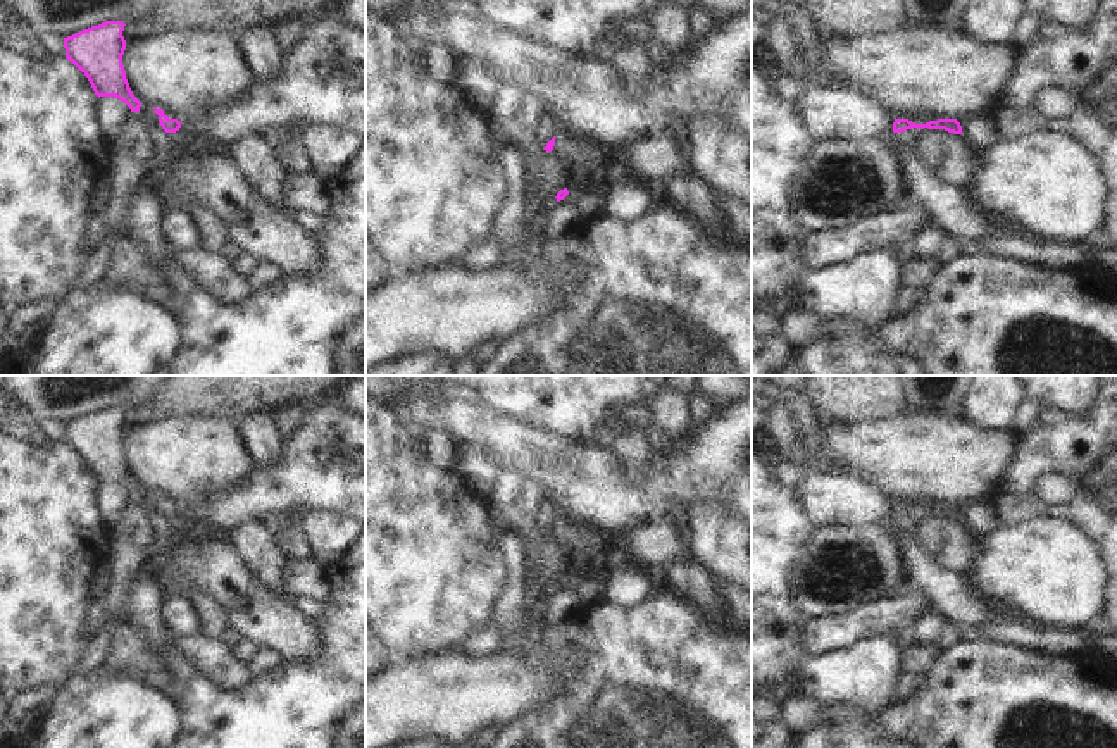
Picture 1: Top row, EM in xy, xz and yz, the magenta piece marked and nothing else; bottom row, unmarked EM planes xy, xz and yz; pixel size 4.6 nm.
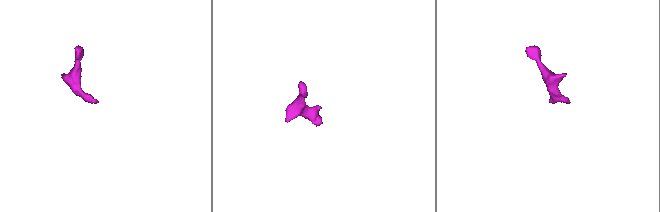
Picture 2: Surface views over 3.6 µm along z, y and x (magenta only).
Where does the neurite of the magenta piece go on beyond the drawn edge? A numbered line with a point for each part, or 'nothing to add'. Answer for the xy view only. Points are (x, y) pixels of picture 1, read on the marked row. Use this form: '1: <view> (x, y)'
1: xy (180, 140).

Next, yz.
1: yz (911, 138).

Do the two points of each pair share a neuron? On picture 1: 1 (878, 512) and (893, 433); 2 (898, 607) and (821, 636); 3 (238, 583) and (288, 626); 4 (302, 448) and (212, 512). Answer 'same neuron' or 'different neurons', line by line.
1: different neurons
2: same neuron
3: same neuron
4: same neuron

